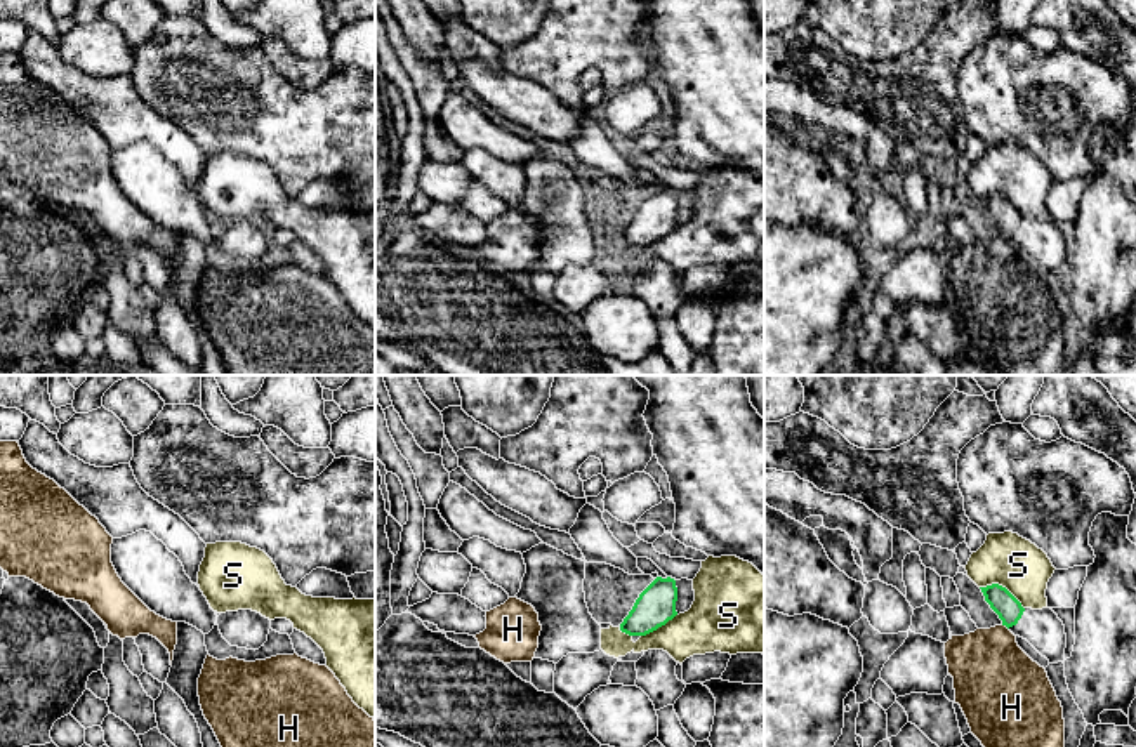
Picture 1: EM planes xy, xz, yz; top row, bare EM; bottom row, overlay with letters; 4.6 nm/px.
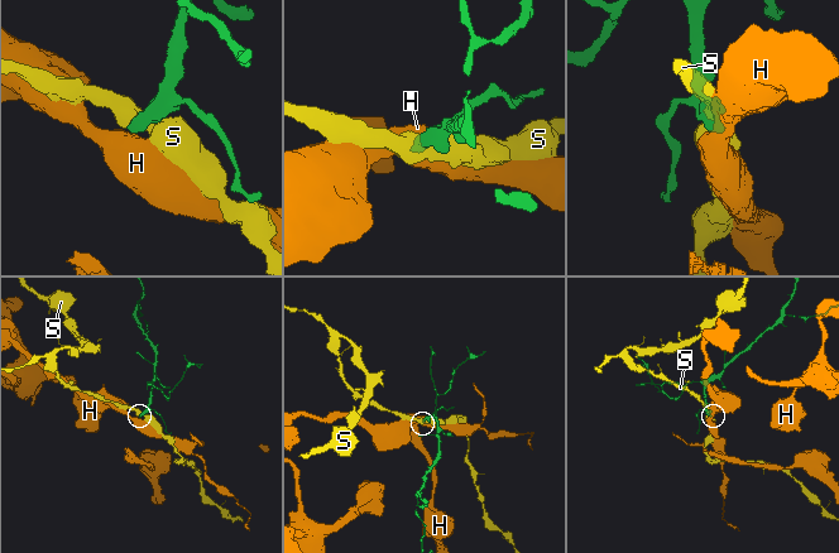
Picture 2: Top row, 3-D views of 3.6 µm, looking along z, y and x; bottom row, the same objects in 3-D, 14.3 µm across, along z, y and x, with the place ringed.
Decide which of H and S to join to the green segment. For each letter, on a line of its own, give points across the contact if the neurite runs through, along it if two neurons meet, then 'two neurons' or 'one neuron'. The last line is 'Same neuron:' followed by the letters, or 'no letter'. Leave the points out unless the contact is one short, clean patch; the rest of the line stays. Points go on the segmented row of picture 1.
H: along yz (1001, 624), (1008, 629) | two neurons
S: along yz (980, 586), (1001, 584), (1023, 608) | two neurons
Same neuron: no letter

